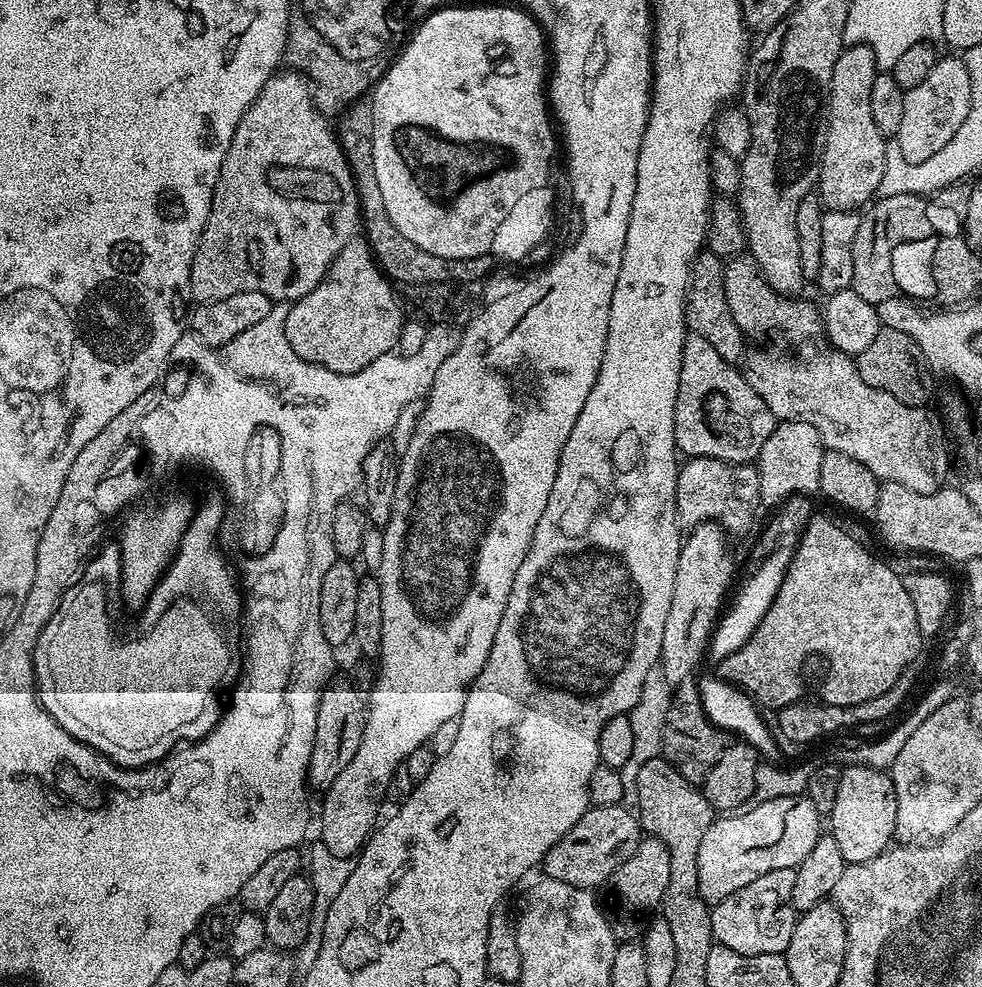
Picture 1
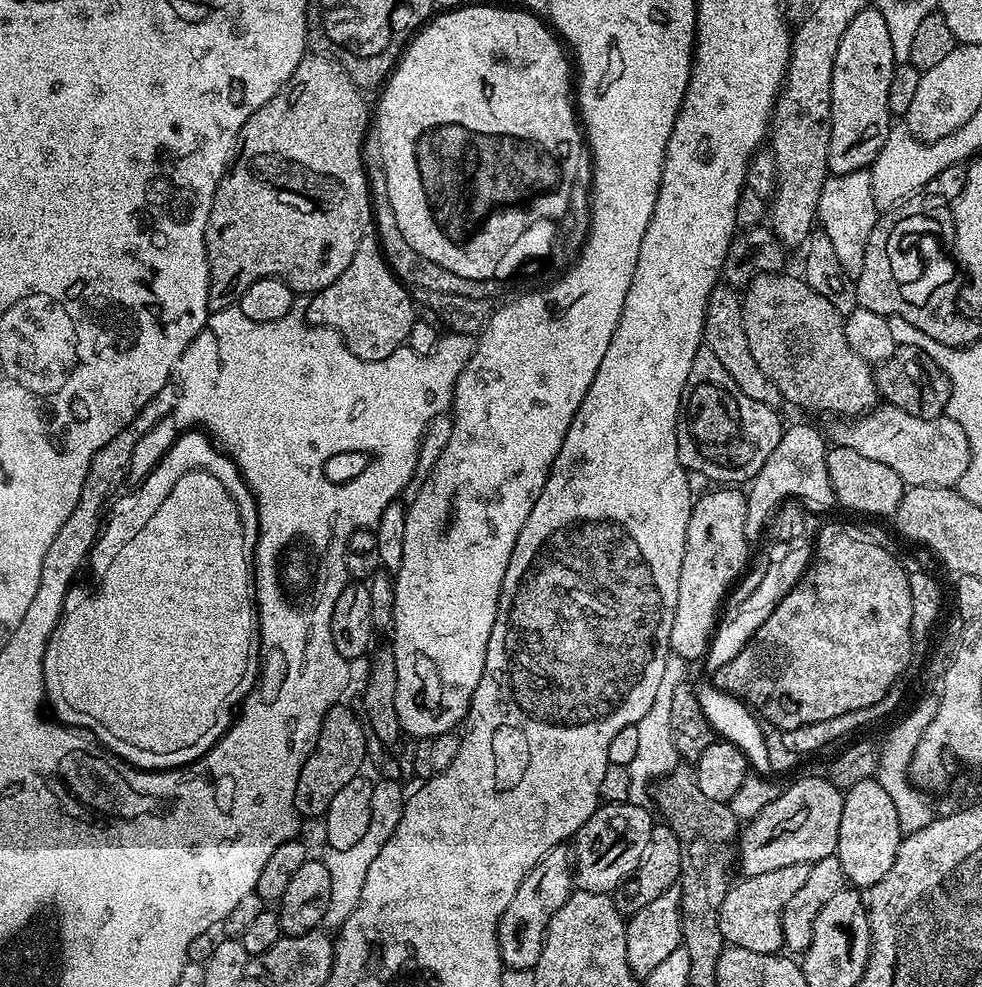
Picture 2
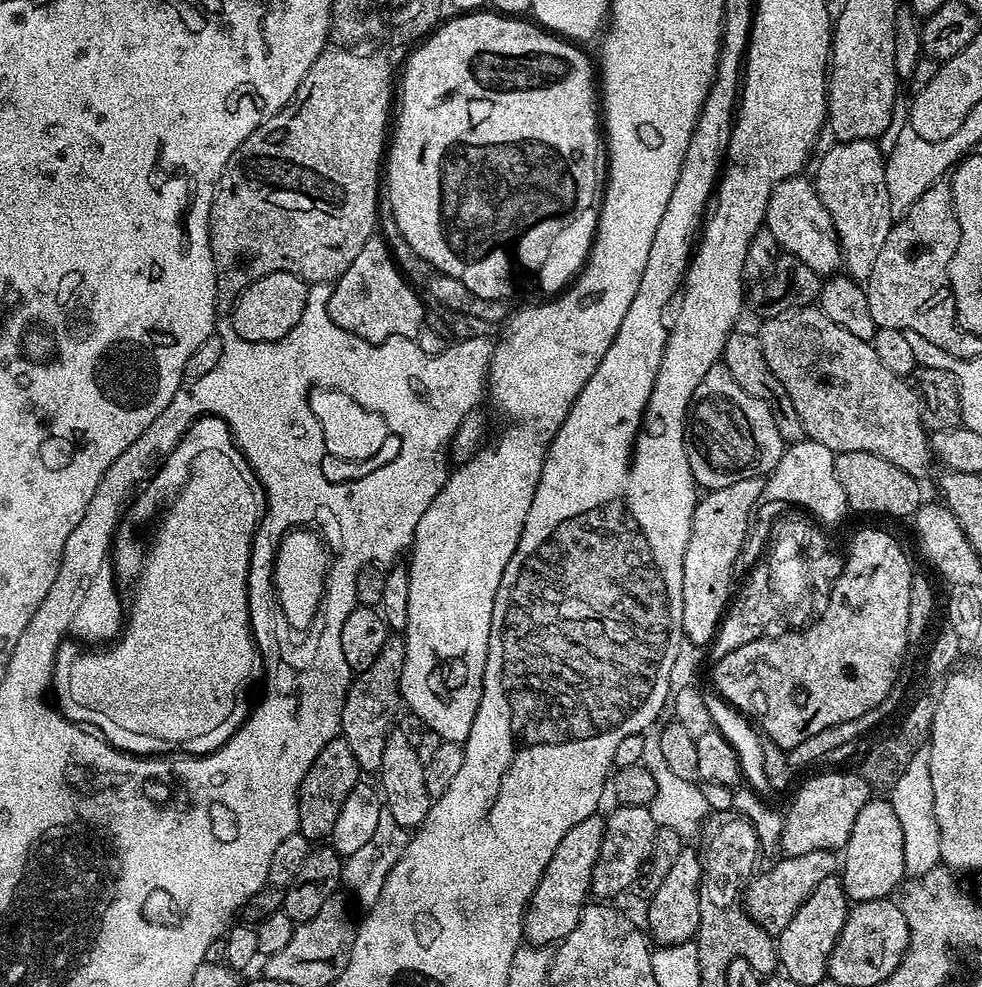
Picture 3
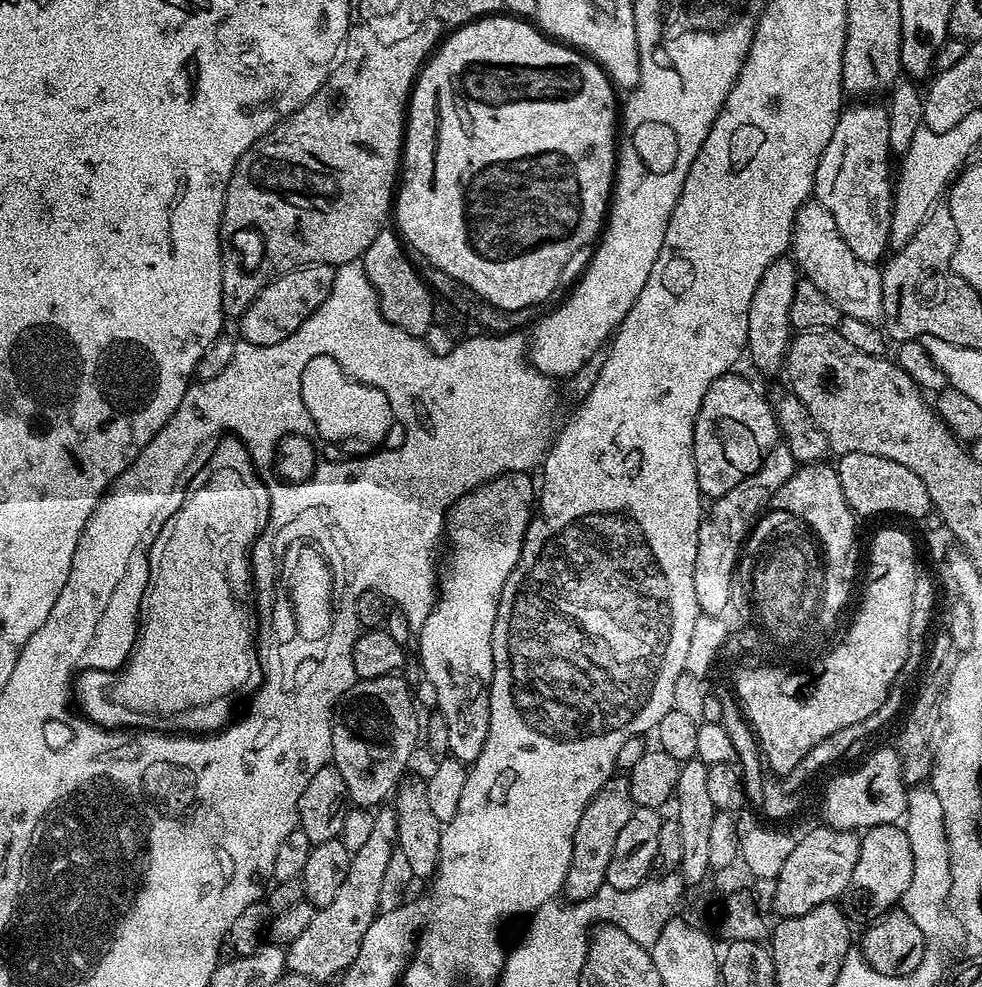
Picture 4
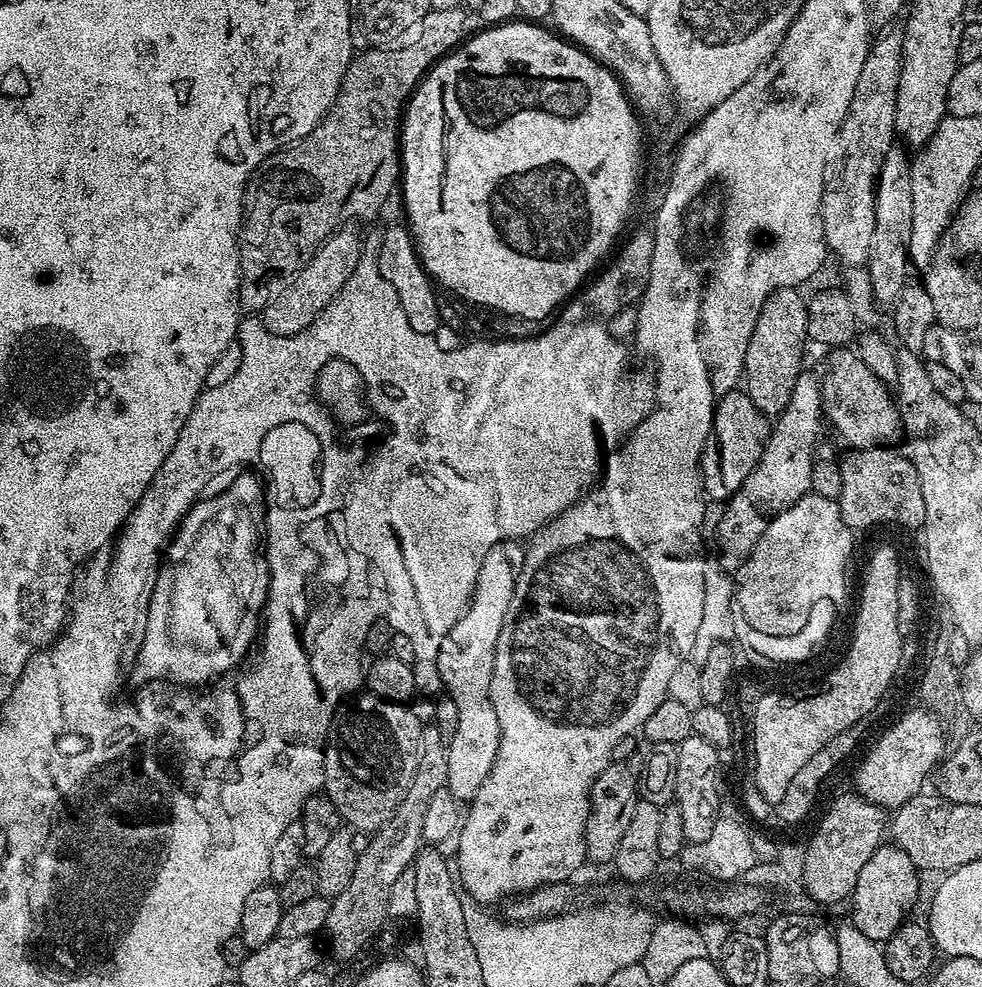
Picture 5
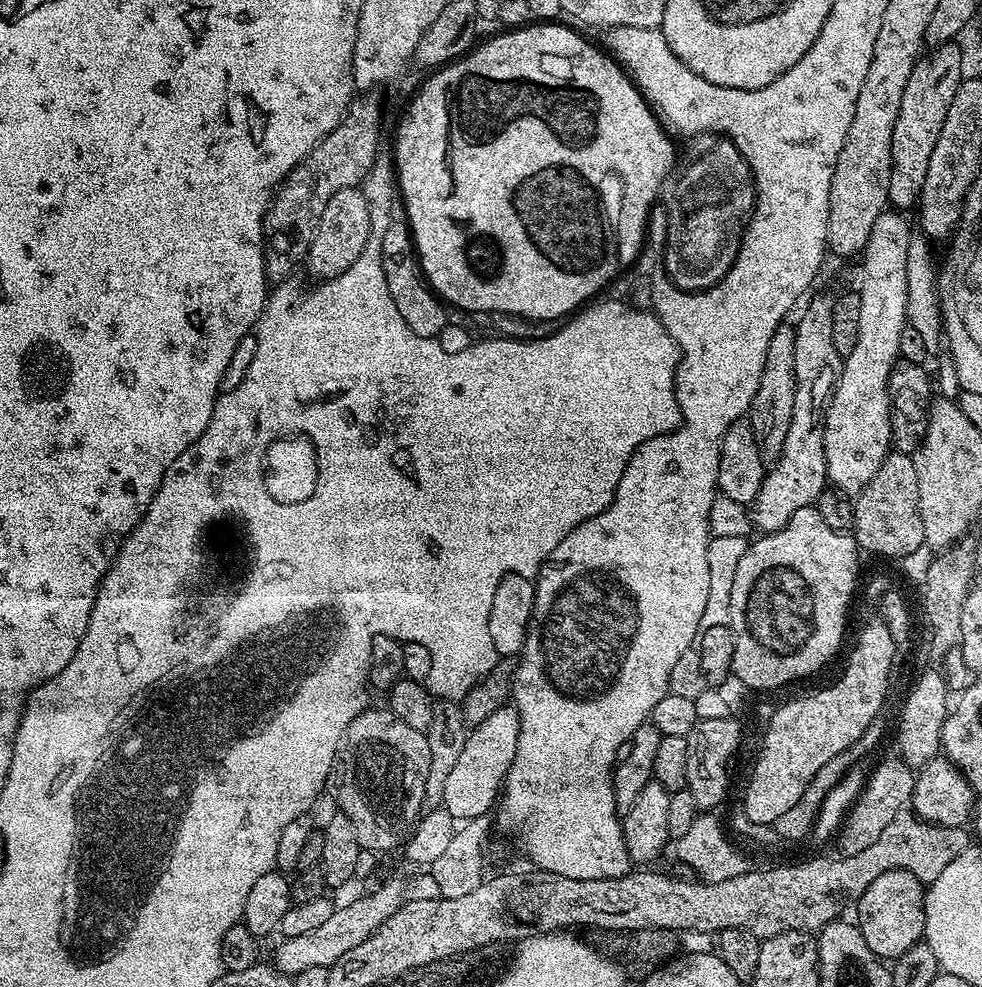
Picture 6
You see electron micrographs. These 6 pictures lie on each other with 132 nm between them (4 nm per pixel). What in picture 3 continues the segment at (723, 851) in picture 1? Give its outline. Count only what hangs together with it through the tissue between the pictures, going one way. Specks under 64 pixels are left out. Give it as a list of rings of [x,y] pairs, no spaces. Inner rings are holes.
[[[824,772],[821,776],[812,776],[796,792],[788,812],[784,816],[784,829],[780,839],[779,851],[784,856],[797,856],[798,854],[810,854],[810,850],[842,850],[848,845],[850,830],[854,830],[854,818],[858,818],[858,812],[866,806],[870,799],[870,787],[863,777],[852,772]]]

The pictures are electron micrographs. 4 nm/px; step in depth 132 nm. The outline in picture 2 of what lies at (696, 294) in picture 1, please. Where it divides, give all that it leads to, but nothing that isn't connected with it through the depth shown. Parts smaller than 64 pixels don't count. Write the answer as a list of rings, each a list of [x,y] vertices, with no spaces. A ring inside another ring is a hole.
[[[731,286],[715,288],[706,306],[703,343],[714,350],[718,362],[722,362],[722,366],[730,373],[730,378],[734,378],[734,383],[742,390],[742,394],[746,394],[746,398],[754,398],[754,402],[779,409],[785,403],[784,395],[778,390],[778,386],[774,386],[774,382],[770,382],[770,378],[766,378],[766,374],[762,374],[762,370],[758,370],[758,362],[754,362],[754,354],[750,354],[750,342],[746,342],[743,313],[742,300],[737,289]]]

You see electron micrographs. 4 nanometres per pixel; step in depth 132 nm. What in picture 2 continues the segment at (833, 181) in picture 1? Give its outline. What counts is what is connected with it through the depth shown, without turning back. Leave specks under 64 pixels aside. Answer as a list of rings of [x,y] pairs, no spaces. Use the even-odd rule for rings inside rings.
[[[879,7],[862,9],[854,22],[846,26],[846,34],[842,34],[838,42],[838,54],[834,54],[832,125],[828,151],[828,170],[831,175],[865,171],[874,163],[876,155],[888,140],[890,78],[894,78],[897,63],[894,46],[890,42],[890,30]]]

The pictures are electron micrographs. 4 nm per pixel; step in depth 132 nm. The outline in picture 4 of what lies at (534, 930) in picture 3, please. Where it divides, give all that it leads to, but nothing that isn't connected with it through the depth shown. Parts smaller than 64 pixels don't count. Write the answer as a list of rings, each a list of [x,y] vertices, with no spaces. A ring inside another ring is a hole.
[[[616,774],[594,794],[594,798],[582,810],[578,830],[574,830],[574,854],[570,854],[570,870],[566,870],[566,882],[562,892],[569,901],[590,898],[599,888],[605,887],[606,866],[614,854],[614,842],[618,842],[618,833],[630,819],[634,805],[630,798],[630,786],[627,775]]]

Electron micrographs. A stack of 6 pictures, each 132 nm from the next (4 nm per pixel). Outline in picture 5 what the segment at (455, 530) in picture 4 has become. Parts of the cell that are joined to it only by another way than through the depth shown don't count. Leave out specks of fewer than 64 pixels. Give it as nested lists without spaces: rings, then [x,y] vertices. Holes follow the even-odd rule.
[[[501,542],[495,544],[491,550],[486,554],[486,558],[482,562],[482,570],[478,574],[478,582],[476,583],[476,589],[472,595],[472,600],[468,604],[468,608],[462,614],[462,618],[456,623],[450,630],[450,634],[446,634],[446,638],[442,642],[442,646],[438,650],[438,672],[440,674],[440,682],[443,691],[454,702],[454,706],[458,706],[458,730],[454,730],[454,738],[447,741],[448,746],[448,783],[446,785],[447,791],[454,794],[454,798],[461,802],[471,802],[478,794],[478,790],[485,782],[488,781],[488,775],[490,770],[494,766],[494,760],[498,758],[498,748],[500,746],[500,726],[498,724],[498,714],[494,710],[494,702],[490,702],[490,678],[494,674],[494,658],[496,657],[496,647],[498,646],[498,636],[502,634],[502,622],[504,621],[504,615],[506,610],[510,606],[510,598],[514,594],[514,586],[516,585],[516,579],[520,573],[520,566],[524,562],[524,548],[516,542]]]

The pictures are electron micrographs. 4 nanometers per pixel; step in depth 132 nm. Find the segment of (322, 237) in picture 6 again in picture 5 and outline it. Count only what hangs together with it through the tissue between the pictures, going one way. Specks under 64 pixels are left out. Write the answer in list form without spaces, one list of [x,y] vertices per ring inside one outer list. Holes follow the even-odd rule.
[[[348,226],[336,229],[312,255],[312,259],[279,289],[273,300],[267,304],[262,319],[270,334],[296,336],[299,332],[306,331],[310,322],[314,322],[314,318],[318,318],[320,311],[338,295],[342,286],[346,286],[350,274],[354,274],[354,266],[358,266],[362,247],[361,233],[351,232],[350,229]]]

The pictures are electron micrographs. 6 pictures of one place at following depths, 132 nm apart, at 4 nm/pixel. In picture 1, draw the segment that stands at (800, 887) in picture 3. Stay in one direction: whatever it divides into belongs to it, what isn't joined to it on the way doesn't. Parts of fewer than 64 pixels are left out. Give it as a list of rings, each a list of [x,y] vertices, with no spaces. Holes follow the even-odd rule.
[[[794,868],[770,870],[770,874],[754,878],[754,882],[742,886],[742,890],[734,890],[734,894],[722,898],[722,902],[711,905],[713,941],[747,956],[783,954],[788,949],[790,934],[798,919],[798,913],[792,906],[795,877]]]

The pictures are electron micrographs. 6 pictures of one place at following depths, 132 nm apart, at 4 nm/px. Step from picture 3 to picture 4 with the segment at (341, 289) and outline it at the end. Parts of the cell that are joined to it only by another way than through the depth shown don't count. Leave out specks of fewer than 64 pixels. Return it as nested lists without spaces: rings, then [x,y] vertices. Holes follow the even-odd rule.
[[[386,226],[378,234],[378,238],[374,238],[374,242],[370,242],[362,259],[366,278],[370,278],[370,282],[374,286],[376,300],[380,304],[382,315],[406,334],[422,338],[430,331],[434,323],[433,293],[430,291],[425,277],[421,273],[420,276],[416,273],[416,268],[408,261],[407,255],[409,256],[409,253],[406,251],[401,237],[391,227]]]

